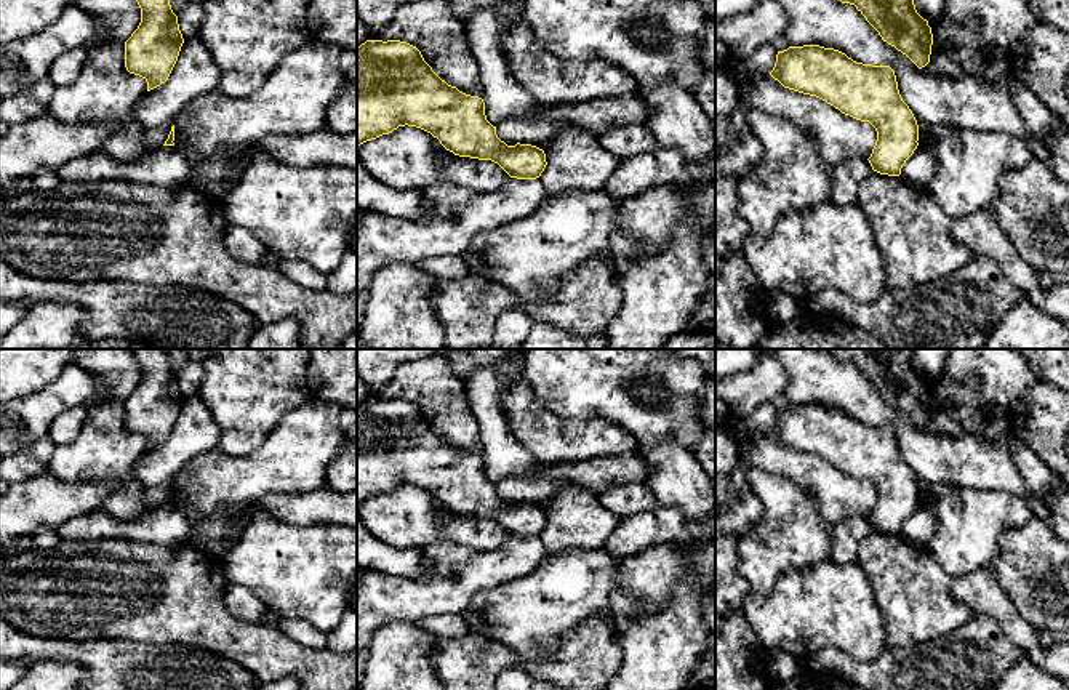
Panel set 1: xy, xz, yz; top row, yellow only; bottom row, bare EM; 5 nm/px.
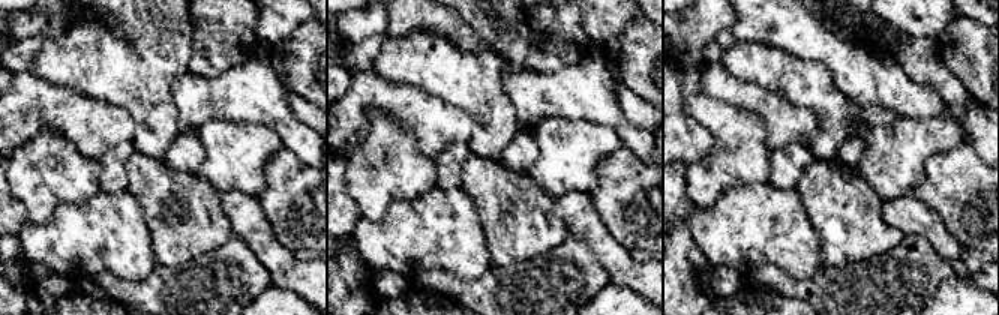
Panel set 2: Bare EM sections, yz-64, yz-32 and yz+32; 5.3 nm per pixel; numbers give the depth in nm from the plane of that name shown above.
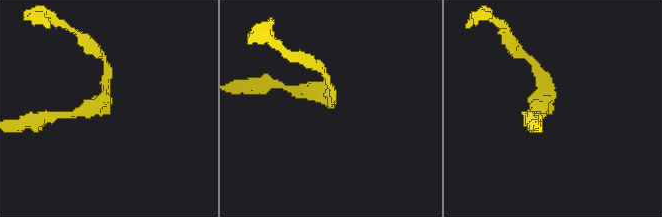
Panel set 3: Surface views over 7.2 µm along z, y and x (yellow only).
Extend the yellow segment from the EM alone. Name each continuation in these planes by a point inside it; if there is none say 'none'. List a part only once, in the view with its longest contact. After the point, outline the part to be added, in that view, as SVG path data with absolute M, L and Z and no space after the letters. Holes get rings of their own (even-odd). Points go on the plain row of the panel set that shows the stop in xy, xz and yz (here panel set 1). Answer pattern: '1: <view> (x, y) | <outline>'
none

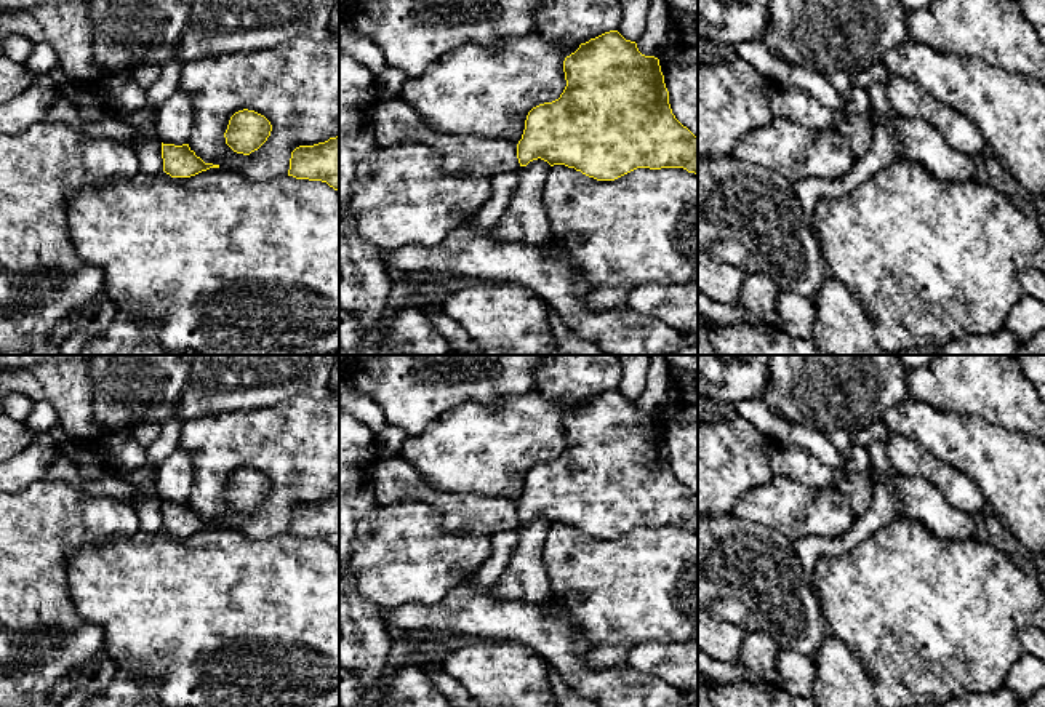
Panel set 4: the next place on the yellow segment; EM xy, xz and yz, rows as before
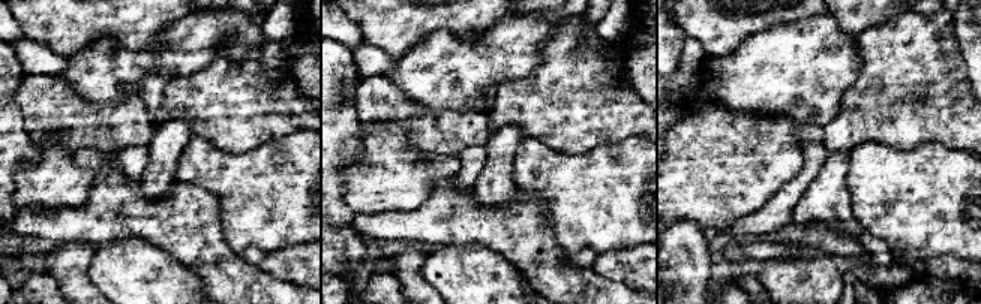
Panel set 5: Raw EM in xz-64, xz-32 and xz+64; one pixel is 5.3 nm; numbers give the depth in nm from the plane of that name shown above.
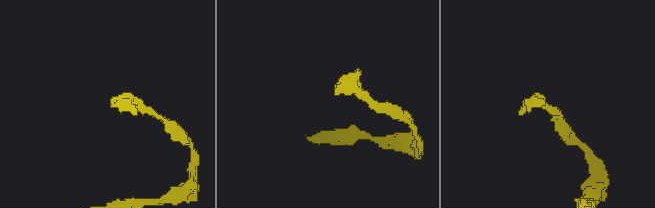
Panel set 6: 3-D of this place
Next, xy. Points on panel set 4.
none

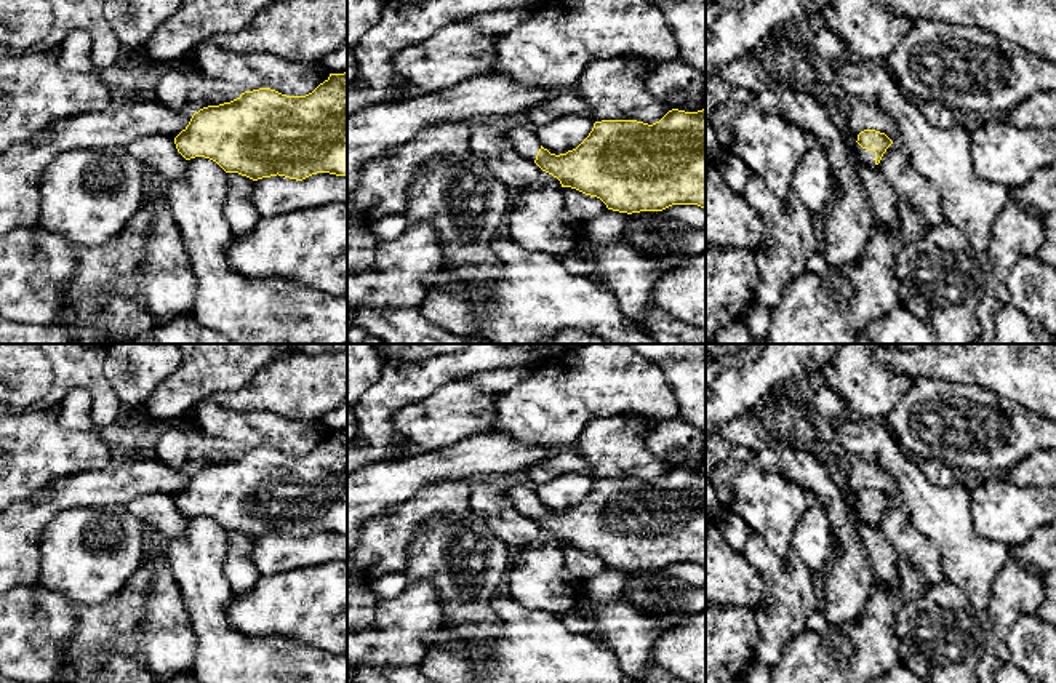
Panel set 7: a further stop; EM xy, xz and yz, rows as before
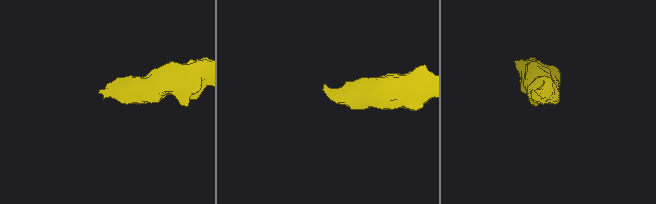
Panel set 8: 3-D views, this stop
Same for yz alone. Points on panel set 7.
1: yz (868, 515) | M856 502L856 513L858 517L866 523L875 523L875 510L862 507L859 502Z

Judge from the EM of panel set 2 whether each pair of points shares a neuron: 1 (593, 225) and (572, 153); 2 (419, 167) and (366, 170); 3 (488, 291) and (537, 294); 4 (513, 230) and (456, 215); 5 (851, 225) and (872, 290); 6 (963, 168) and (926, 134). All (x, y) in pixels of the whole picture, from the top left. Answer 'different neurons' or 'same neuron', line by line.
1: different neurons
2: same neuron
3: same neuron
4: different neurons
5: different neurons
6: different neurons

